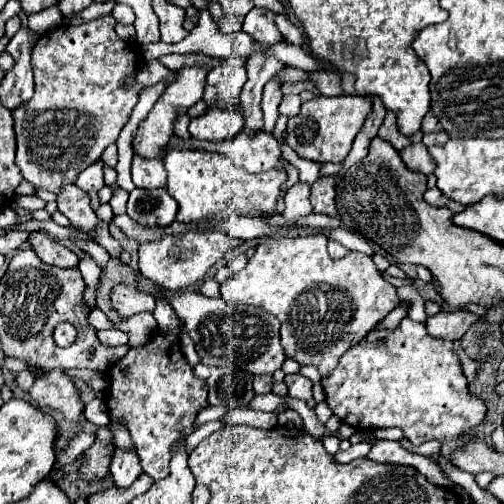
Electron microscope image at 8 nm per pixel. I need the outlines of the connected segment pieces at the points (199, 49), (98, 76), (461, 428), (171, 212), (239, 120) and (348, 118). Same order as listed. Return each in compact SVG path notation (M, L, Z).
M202 9L196 27L181 42L177 44L158 42L143 45L143 58L146 61L157 60L162 55L171 53L204 53L204 55L214 55L214 57L230 57L238 53L248 59L256 51L256 47L258 47L256 41L248 37L244 31L229 35L222 33L220 27L212 21L210 11Z
M104 15L82 25L60 25L42 35L32 49L34 97L24 101L24 105L18 105L12 111L12 117L16 131L16 165L22 169L24 179L36 189L60 193L64 185L76 183L78 173L98 161L102 151L118 139L120 129L136 105L142 85L134 83L130 89L124 89L122 81L126 75L136 73L138 55L132 43L126 43L116 35L114 27L116 19L112 15Z
M404 317L392 333L386 333L380 327L372 329L364 341L342 355L338 367L322 379L322 387L326 391L326 403L340 421L366 431L398 427L412 445L422 445L430 439L438 439L440 443L456 441L466 431L482 425L486 417L484 401L468 389L468 379L462 371L460 359L452 353L452 341L430 337L424 323L414 323L408 317Z
M134 189L128 199L126 213L142 225L170 225L176 221L178 205L170 193L162 189Z
M208 109L200 117L190 119L190 133L196 139L226 141L232 139L244 127L244 117L238 111Z
M336 95L336 97L314 97L308 103L302 103L300 113L288 119L288 137L286 143L298 153L302 159L310 161L330 161L340 163L348 157L352 141L364 119L372 111L372 101L362 95Z

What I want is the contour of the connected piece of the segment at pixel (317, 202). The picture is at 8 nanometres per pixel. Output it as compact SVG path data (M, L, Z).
M320 177L312 185L310 203L312 203L314 213L336 215L336 205L334 205L334 177Z

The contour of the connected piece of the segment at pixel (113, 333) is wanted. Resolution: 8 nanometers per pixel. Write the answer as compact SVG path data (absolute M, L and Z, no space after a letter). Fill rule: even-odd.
M108 329L108 331L98 331L98 339L104 343L104 345L126 345L128 343L128 335L120 329Z

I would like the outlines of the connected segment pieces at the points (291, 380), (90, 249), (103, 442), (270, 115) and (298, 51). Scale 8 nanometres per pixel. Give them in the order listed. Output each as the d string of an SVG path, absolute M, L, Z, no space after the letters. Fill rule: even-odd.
M296 373L296 375L286 375L284 379L286 387L288 387L288 395L290 397L296 397L296 399L302 399L302 401L308 401L312 397L312 381L306 379L304 375Z
M72 238L71 241L82 251L90 254L96 261L96 263L100 266L106 265L107 262L110 260L110 255L108 254L106 249L96 243L79 241L74 238Z
M100 427L96 435L98 441L84 451L86 463L80 467L84 479L100 479L110 471L108 465L110 465L110 451L112 451L112 435L108 427Z
M268 81L264 85L264 97L262 97L262 111L264 111L264 129L268 133L274 131L276 119L278 119L278 105L282 101L280 93L280 83L278 81Z
M286 41L276 43L276 45L270 45L268 47L268 55L274 55L284 65L290 65L290 67L296 67L296 69L304 69L304 71L316 71L316 69L320 69L320 61L318 59L314 59L302 47L290 45Z

